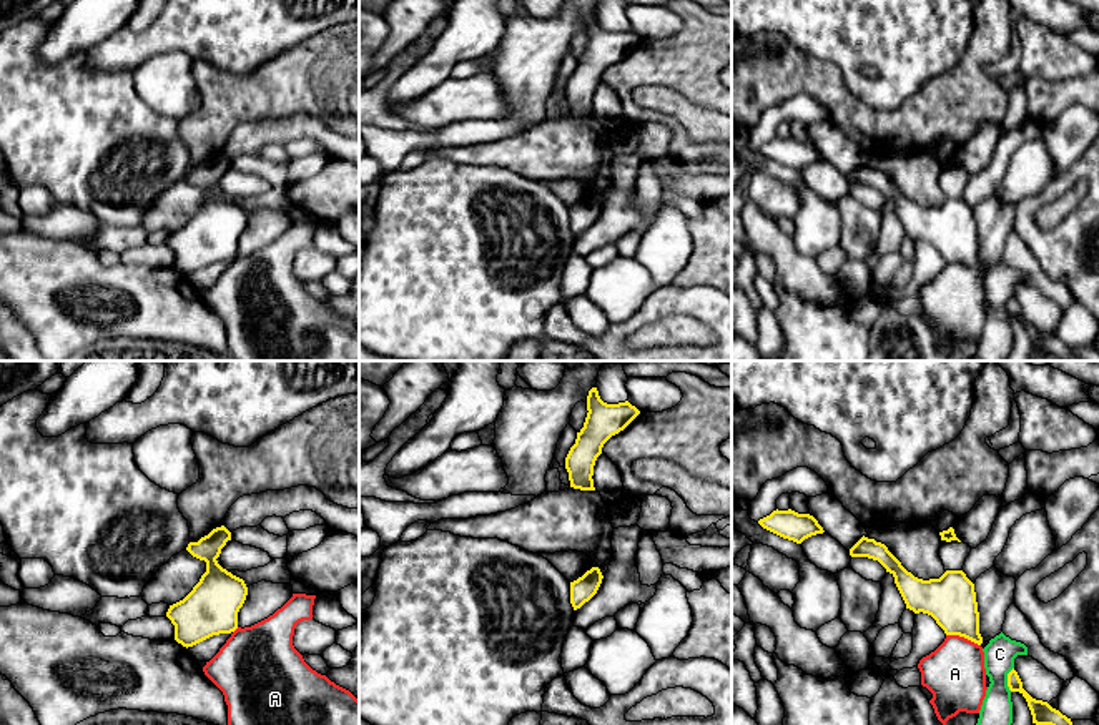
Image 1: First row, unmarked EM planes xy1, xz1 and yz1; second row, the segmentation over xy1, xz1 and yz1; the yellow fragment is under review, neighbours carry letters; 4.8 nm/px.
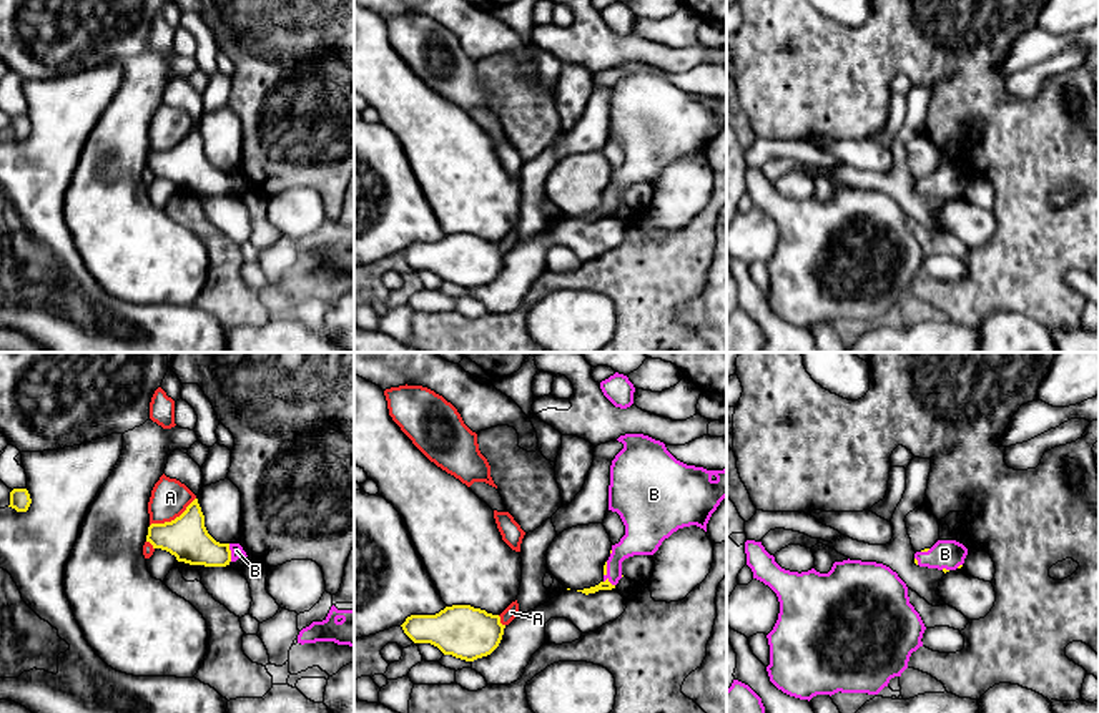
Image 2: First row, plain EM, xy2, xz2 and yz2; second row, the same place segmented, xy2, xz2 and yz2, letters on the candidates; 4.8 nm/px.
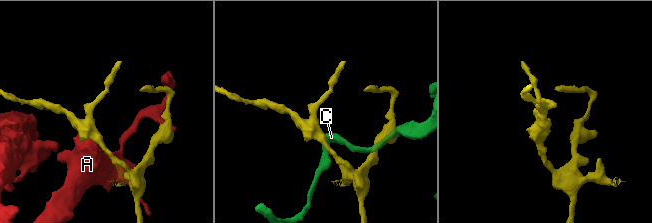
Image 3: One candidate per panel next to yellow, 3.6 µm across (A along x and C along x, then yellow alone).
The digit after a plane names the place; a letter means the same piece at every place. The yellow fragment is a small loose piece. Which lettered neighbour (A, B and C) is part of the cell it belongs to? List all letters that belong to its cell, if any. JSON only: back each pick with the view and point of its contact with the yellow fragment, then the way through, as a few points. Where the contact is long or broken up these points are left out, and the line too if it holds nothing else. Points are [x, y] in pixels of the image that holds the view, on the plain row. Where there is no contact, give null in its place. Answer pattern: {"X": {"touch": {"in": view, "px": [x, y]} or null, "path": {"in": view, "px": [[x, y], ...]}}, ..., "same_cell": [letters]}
{"B": {"touch": {"in": "xy2", "px": [230, 180]}, "path": {"in": "xy2", "px": [[185, 165], [208, 180], [230, 180], [236, 178]]}}, "same_cell": ["B"]}

